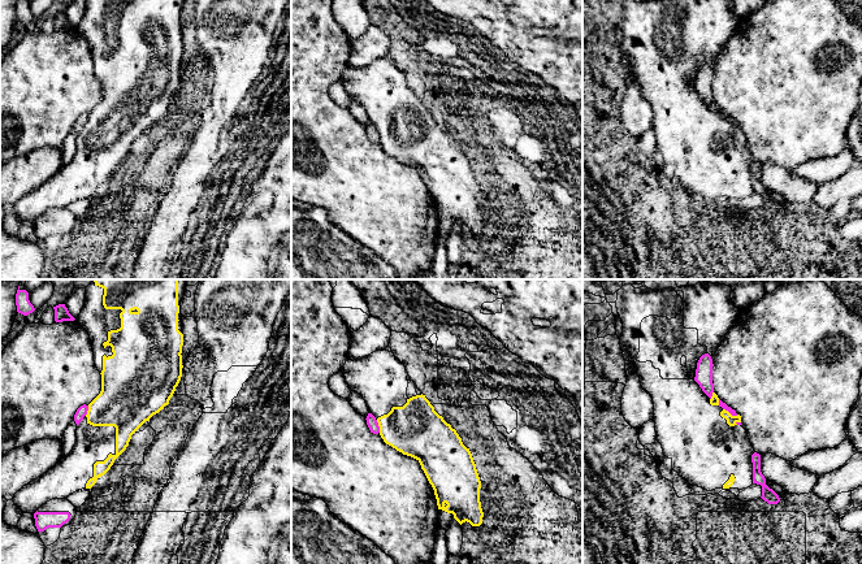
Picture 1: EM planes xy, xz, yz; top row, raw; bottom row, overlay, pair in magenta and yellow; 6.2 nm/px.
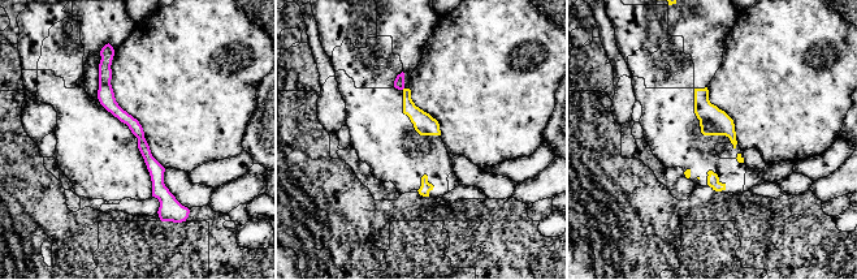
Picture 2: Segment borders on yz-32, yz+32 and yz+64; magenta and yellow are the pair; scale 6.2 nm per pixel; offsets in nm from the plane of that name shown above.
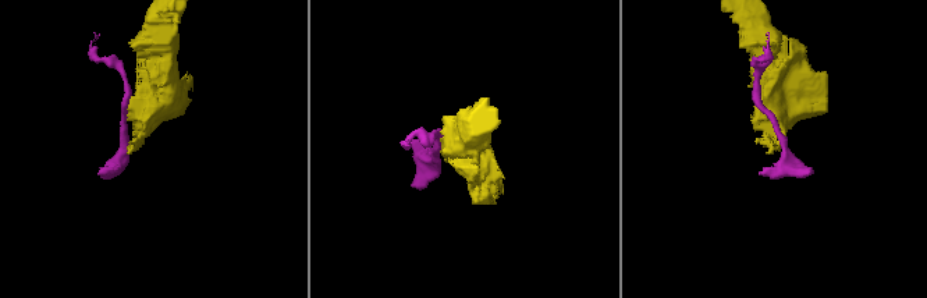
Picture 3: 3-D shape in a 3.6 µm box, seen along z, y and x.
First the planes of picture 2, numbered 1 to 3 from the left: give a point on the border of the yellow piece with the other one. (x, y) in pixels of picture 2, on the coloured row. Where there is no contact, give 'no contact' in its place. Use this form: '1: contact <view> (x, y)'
1: no contact
2: no contact
3: no contact

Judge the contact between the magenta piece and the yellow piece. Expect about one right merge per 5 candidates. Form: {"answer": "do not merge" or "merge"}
{"answer": "do not merge"}

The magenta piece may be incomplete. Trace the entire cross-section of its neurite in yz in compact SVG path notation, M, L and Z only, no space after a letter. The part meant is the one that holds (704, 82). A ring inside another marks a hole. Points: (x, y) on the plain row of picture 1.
M705 62L699 66L696 78L694 90L699 94L702 100L711 108L714 101L712 92L712 68L709 62Z

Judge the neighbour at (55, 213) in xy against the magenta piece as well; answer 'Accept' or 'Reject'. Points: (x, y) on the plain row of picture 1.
Accept

